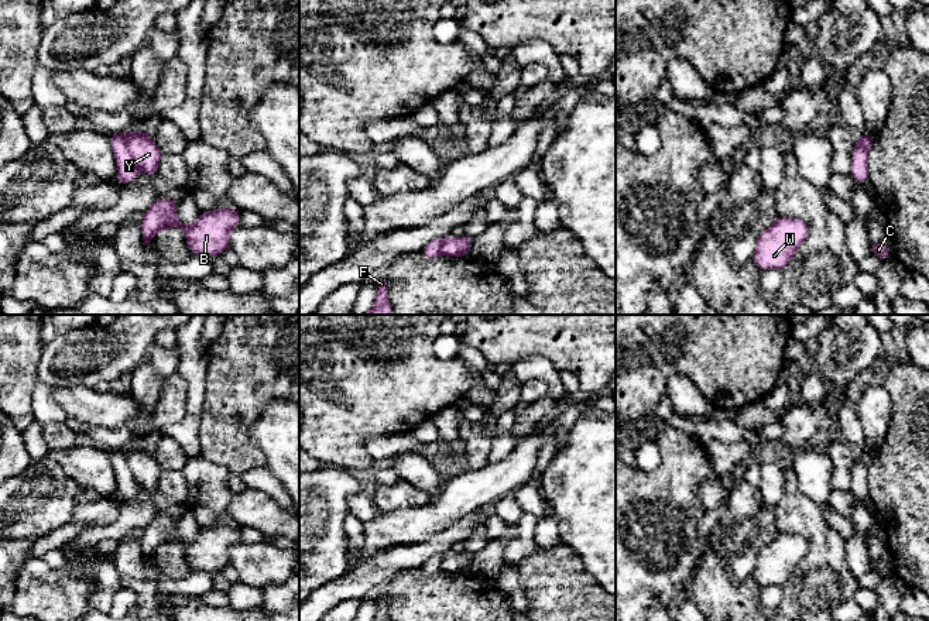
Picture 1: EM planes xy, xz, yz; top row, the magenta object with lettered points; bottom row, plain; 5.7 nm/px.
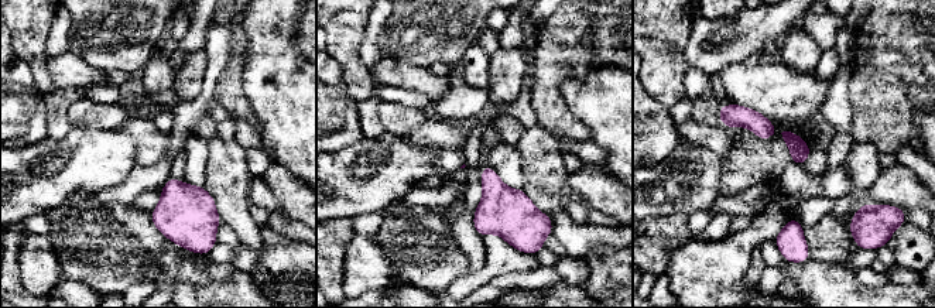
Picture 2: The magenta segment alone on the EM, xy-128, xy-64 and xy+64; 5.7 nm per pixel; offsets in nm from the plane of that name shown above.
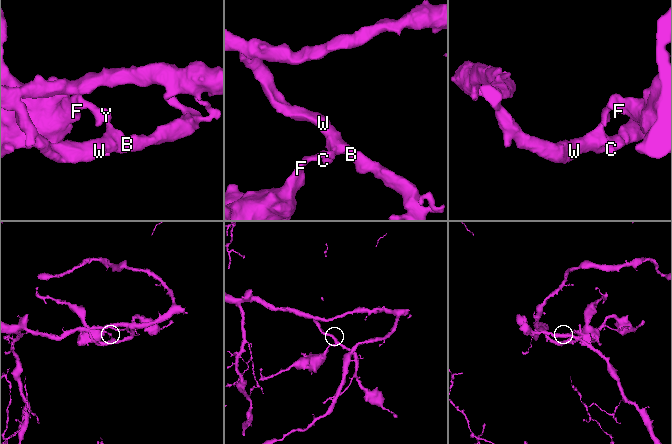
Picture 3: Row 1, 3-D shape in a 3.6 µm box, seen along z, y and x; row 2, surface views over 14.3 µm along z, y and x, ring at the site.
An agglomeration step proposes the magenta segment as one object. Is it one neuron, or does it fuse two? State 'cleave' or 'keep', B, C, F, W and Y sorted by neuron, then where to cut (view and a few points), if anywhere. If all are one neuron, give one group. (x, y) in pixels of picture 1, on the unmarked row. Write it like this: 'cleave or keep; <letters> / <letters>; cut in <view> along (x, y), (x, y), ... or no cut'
cleave; B C W Y / F; cut in xy along (124, 450), (127, 466), (137, 483)

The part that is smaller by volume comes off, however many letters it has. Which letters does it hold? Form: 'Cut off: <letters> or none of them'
Cut off: F

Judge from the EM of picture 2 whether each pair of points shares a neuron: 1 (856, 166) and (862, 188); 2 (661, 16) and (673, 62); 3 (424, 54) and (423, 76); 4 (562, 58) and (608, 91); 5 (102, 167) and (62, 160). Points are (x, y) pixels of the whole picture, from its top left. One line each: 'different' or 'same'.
1: same
2: same
3: different
4: different
5: same

